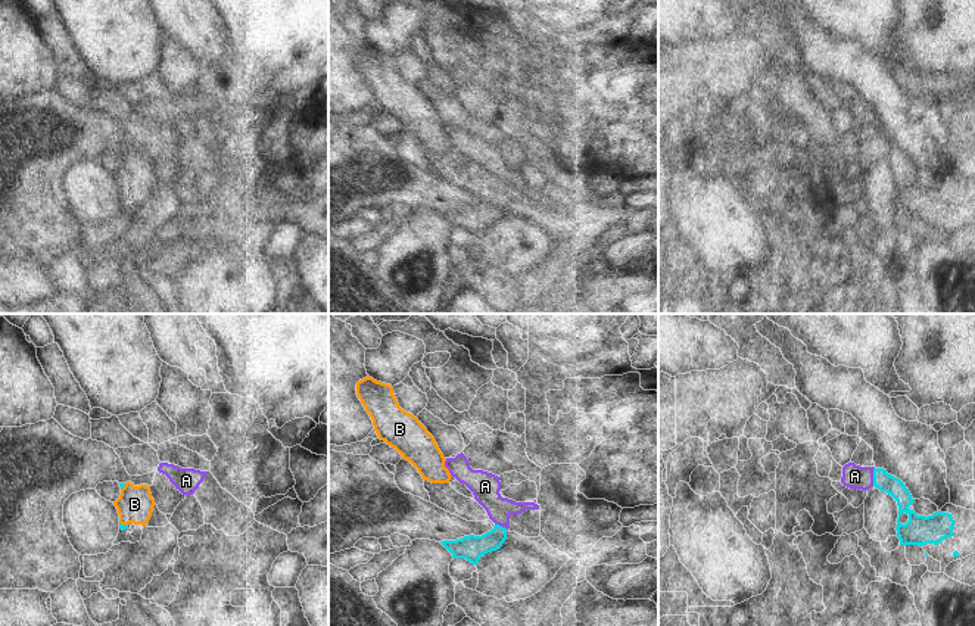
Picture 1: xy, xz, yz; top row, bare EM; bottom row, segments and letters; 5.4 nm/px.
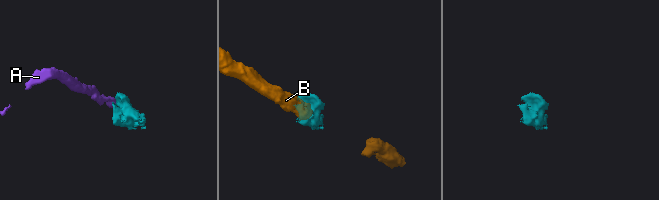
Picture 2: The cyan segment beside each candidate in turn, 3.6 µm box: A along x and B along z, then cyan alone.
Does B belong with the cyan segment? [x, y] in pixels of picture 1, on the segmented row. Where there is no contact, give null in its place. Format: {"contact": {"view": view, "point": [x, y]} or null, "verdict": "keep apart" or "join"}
{"contact": {"view": "xy", "point": [122, 525]}, "verdict": "join"}

